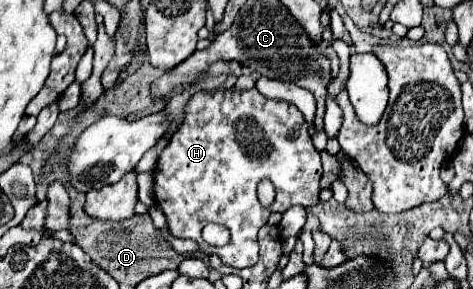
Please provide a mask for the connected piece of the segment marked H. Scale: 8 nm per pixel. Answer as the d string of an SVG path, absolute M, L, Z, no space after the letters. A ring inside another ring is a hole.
M220 89L214 95L196 93L186 105L186 117L182 125L172 135L168 147L162 151L156 171L154 171L154 191L156 203L166 213L168 229L174 237L194 239L200 245L200 251L208 255L218 255L230 267L252 267L258 259L258 229L266 225L270 213L284 213L294 205L312 207L320 201L320 177L322 163L320 153L316 151L310 135L306 119L300 111L278 99L266 99L260 91L226 91ZM262 179L270 179L276 189L276 199L270 207L262 207L258 203L256 187ZM206 223L220 223L230 229L232 239L224 247L212 247L202 239L202 227Z

